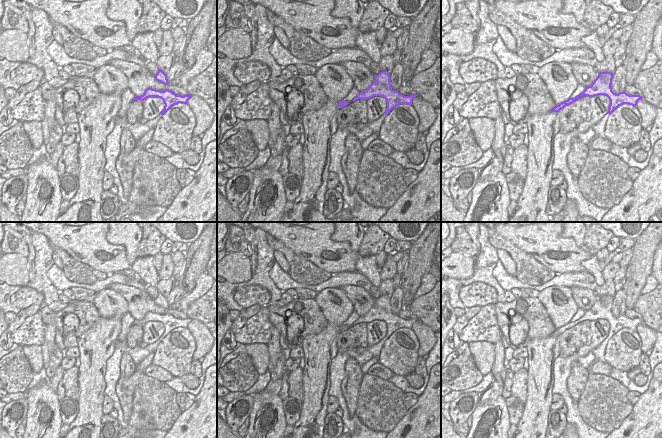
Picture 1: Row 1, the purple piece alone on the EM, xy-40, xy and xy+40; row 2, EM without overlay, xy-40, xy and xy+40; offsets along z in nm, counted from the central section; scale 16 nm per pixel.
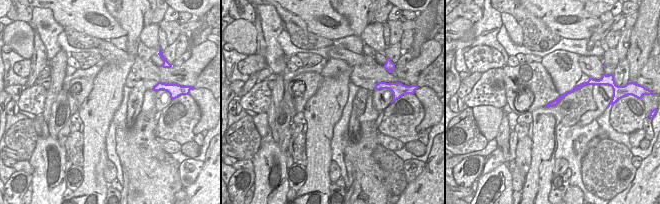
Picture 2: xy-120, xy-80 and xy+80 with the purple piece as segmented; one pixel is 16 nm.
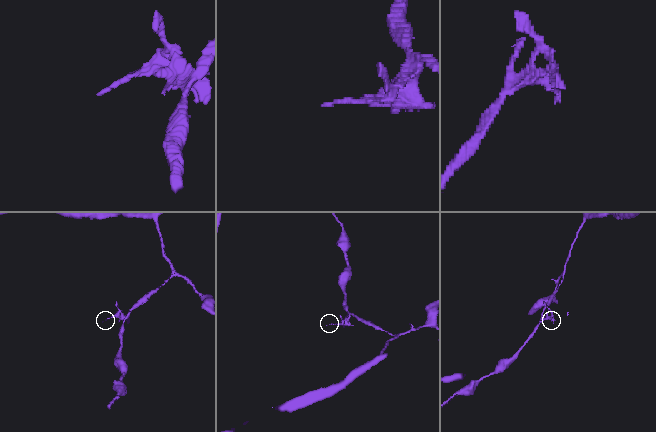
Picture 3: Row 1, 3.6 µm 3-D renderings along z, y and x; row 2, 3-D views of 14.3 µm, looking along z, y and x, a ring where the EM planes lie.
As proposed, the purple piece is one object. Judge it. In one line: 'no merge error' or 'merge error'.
no merge error

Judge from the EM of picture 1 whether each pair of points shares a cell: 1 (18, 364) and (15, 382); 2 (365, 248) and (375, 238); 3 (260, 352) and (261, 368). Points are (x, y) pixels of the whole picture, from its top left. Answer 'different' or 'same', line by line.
1: same
2: same
3: same

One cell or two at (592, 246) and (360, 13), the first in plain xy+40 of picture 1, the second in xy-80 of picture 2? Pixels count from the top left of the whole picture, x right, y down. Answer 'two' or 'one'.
two

